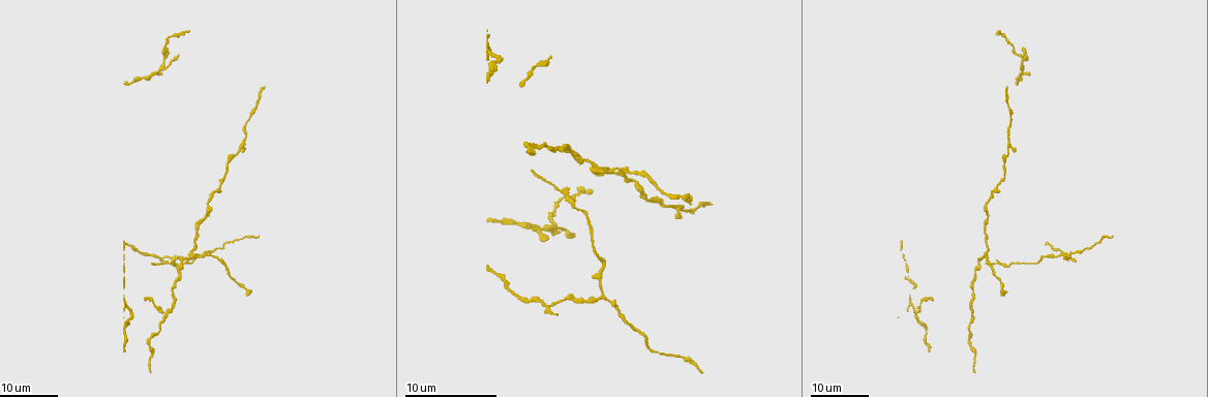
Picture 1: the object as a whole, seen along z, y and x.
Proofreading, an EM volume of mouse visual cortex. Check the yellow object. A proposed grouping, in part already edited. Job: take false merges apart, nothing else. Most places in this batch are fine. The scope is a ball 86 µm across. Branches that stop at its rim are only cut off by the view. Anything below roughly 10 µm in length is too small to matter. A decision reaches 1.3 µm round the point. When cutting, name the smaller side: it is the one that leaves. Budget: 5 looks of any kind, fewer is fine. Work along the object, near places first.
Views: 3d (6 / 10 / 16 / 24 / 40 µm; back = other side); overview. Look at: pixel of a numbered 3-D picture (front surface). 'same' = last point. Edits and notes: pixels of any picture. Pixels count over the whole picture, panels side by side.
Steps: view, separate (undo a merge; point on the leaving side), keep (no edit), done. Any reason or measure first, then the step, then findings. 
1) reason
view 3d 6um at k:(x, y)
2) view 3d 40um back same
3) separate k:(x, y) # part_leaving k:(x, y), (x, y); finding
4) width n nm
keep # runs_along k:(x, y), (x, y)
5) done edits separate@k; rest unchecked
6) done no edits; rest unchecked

three-way junction
view 3d 16um at 1:(600, 298)

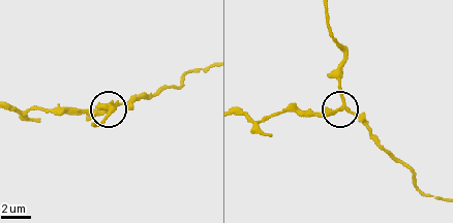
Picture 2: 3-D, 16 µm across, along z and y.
closer look
view 3d 10um at 2:(340, 107)

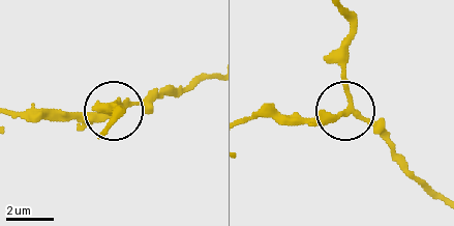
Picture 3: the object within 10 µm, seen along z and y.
side_arm 16 um
separate 3:(148, 103) # part_leaving 3:(352, 112), (345, 84), (350, 12); a second neuron is stuck on

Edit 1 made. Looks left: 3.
calibre changes
view 3d 24um at 1:(548, 307)

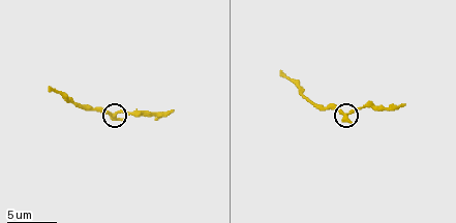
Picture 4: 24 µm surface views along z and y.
view 3d 10um at 4:(115, 114)

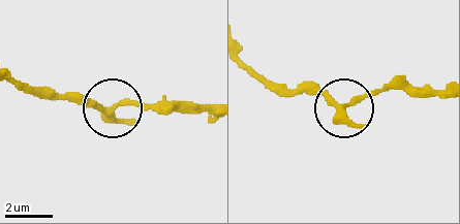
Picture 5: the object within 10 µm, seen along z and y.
keep # all the same neuron

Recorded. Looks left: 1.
done edits separate@3; rest unchecked

